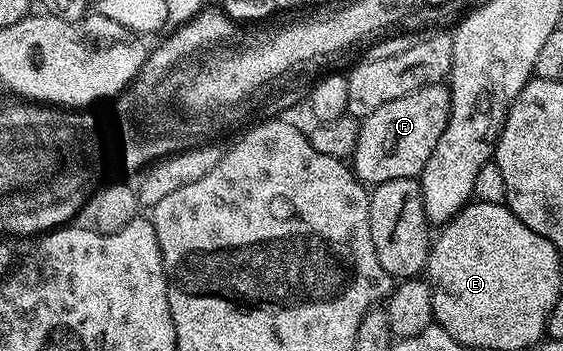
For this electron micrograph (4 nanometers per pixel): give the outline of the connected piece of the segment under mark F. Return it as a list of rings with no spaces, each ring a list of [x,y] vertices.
[[[445,83],[424,86],[420,90],[412,90],[412,94],[404,94],[404,98],[384,102],[384,106],[372,110],[372,114],[368,114],[358,125],[356,150],[352,157],[355,176],[367,186],[392,182],[392,178],[417,177],[424,170],[428,158],[432,158],[432,150],[436,150],[436,142],[440,142],[440,134],[444,134],[449,117],[450,90]]]

